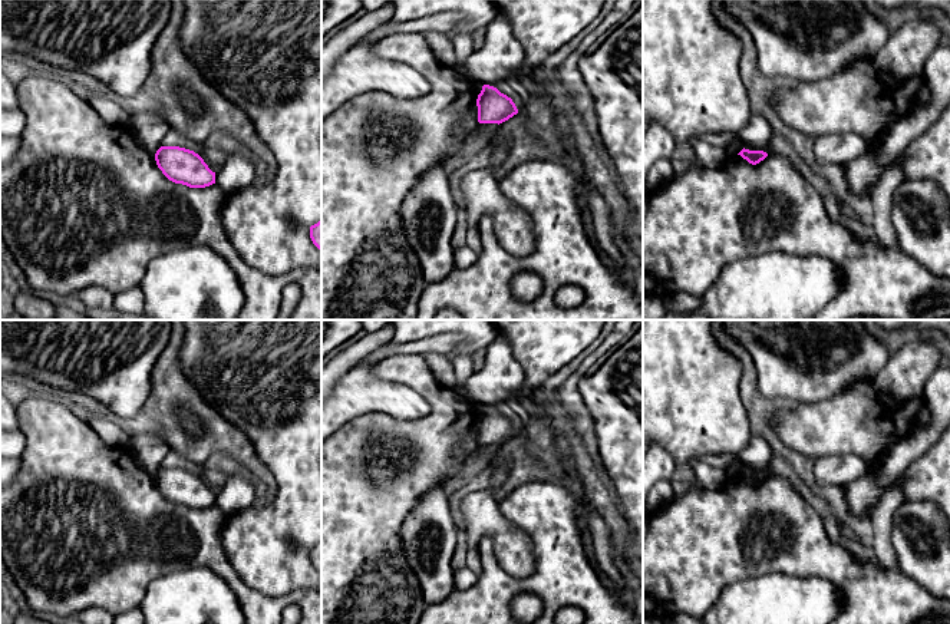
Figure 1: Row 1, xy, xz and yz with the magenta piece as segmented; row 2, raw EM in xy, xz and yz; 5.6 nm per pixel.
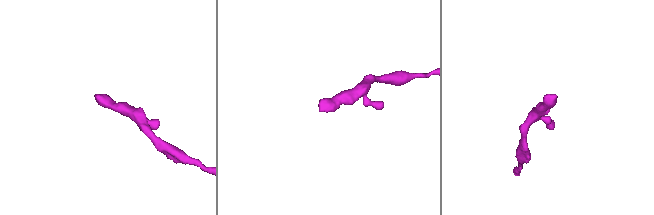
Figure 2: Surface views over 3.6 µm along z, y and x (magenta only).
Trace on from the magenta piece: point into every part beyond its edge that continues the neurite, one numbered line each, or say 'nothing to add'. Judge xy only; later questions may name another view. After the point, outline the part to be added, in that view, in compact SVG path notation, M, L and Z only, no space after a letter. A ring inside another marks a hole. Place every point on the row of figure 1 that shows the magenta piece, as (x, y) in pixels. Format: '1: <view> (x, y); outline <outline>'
nothing to add

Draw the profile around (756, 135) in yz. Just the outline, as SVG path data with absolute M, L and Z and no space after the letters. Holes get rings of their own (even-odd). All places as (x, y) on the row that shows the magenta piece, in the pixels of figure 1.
M752 113L746 126L738 133L743 148L771 153L771 141L776 135L772 123L762 115Z

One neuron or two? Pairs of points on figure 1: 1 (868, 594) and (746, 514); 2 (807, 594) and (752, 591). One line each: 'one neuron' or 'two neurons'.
1: one neuron
2: one neuron

